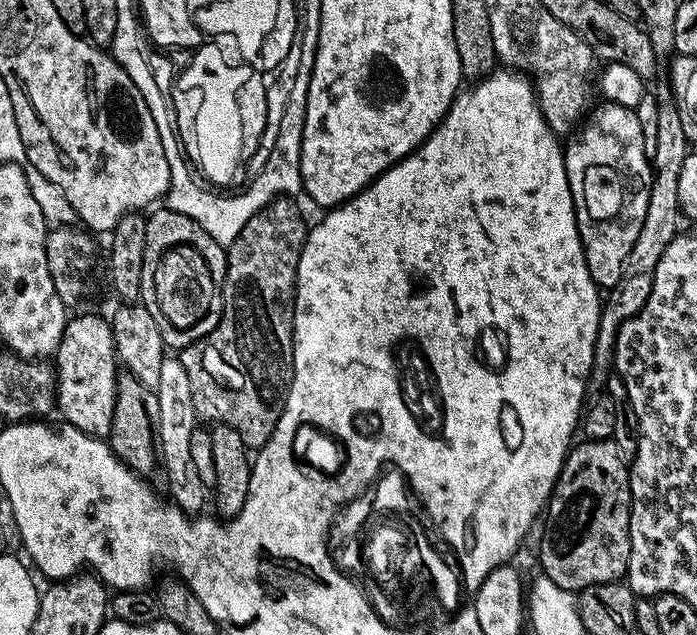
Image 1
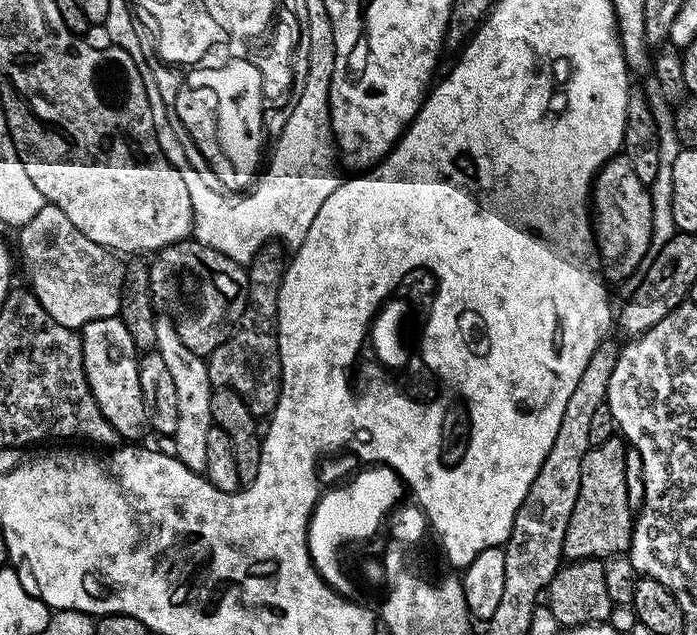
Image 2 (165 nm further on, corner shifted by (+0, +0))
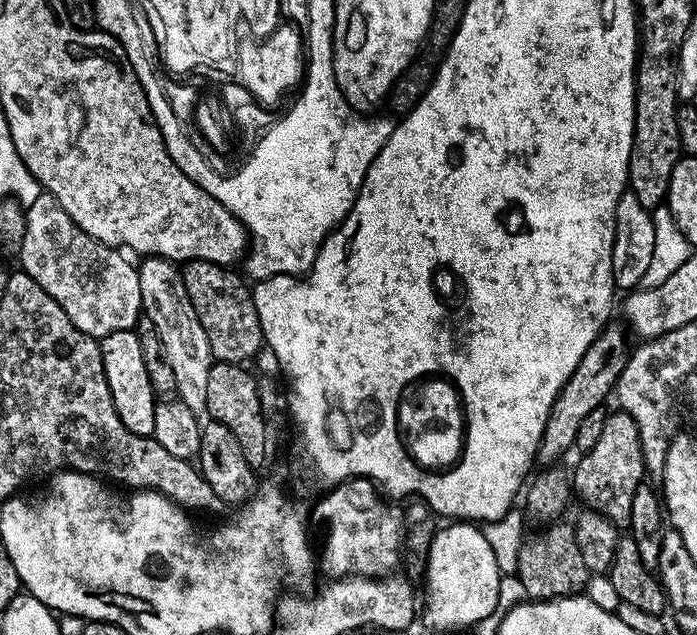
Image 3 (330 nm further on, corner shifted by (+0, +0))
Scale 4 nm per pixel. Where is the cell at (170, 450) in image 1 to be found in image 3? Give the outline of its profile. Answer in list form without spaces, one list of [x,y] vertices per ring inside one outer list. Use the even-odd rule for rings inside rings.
[[[149,256],[141,261],[141,264],[138,264],[142,294],[140,307],[143,315],[148,316],[155,326],[157,336],[161,339],[165,361],[174,370],[176,395],[182,403],[190,406],[192,412],[207,413],[206,381],[210,379],[214,361],[206,330],[202,330],[202,322],[198,322],[198,314],[194,314],[190,294],[186,294],[181,269],[173,261],[165,260],[162,256]]]

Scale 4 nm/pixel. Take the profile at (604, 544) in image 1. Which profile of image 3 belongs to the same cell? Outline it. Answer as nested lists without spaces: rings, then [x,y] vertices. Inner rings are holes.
[[[623,410],[608,412],[606,426],[598,437],[598,442],[579,458],[576,473],[570,479],[575,495],[585,500],[593,512],[601,512],[617,526],[627,526],[630,522],[630,506],[634,506],[634,490],[645,483],[646,469],[642,454],[642,438],[638,436],[638,422]]]

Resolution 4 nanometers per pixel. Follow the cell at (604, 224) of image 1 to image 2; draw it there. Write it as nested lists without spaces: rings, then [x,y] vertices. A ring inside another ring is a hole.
[[[617,154],[597,172],[590,204],[594,209],[596,251],[600,253],[600,267],[605,281],[619,282],[630,278],[650,256],[652,198],[649,185],[638,178],[627,156]]]

